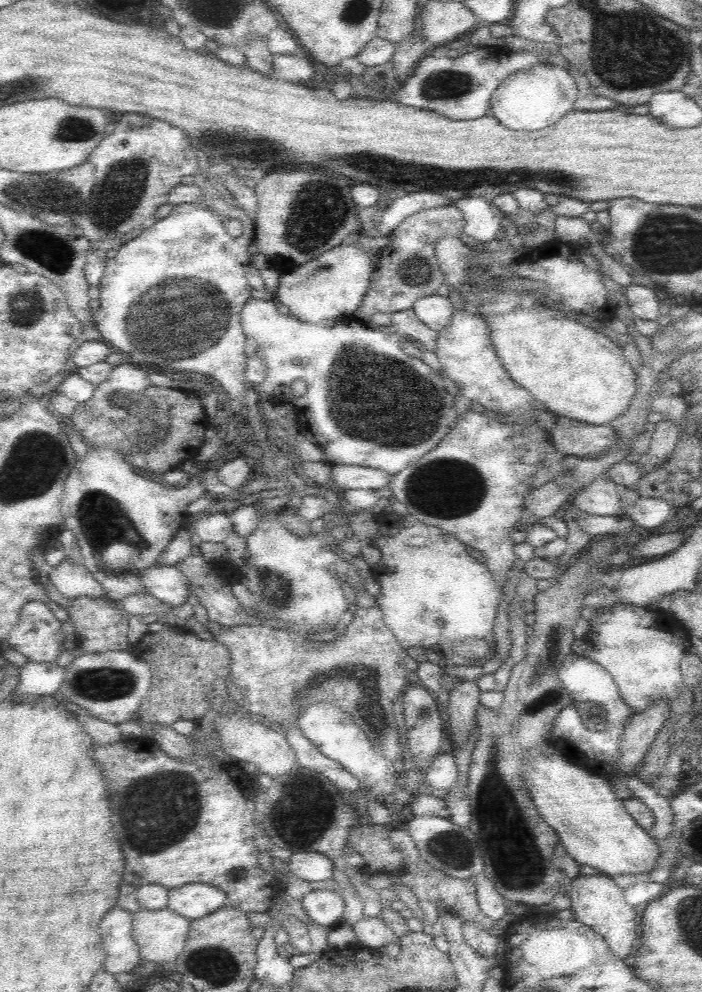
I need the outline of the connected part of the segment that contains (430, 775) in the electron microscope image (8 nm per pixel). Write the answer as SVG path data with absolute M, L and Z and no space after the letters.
M438 753L425 768L424 782L434 790L442 789L448 792L457 780L458 770L454 753Z

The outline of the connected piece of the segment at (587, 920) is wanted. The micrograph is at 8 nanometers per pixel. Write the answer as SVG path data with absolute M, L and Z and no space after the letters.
M579 874L570 883L568 895L571 898L574 919L597 932L606 941L612 954L618 960L624 960L632 950L632 944L641 939L642 916L647 904L630 906L625 899L624 889L613 878L604 874L596 874L596 876Z

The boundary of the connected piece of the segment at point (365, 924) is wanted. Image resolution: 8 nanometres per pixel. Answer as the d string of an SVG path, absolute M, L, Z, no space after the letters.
M364 917L353 924L354 932L357 934L358 945L379 949L387 944L396 944L400 936L378 917Z

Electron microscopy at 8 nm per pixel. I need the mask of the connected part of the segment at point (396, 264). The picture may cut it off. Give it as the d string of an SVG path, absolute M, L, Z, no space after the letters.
M455 201L419 210L406 217L388 236L387 246L377 251L380 264L372 273L371 283L360 306L352 316L368 322L374 313L395 313L413 308L416 300L436 294L444 280L435 256L436 242L440 236L458 237L465 227L463 212Z

